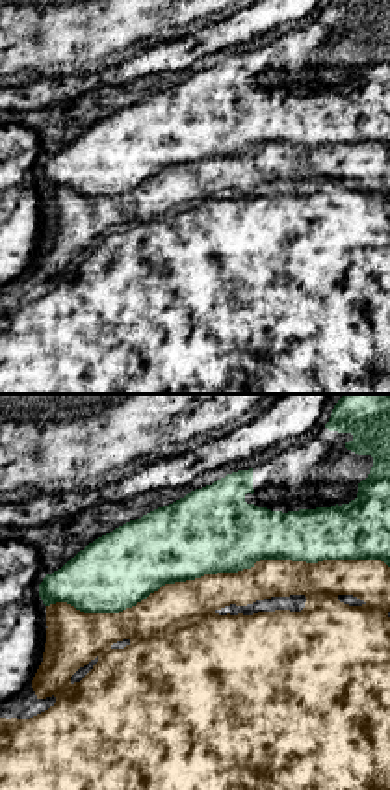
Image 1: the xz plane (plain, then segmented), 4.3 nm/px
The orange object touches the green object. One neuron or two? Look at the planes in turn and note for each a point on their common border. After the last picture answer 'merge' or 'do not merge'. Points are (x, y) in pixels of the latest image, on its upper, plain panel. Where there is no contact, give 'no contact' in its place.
contact (218, 157)

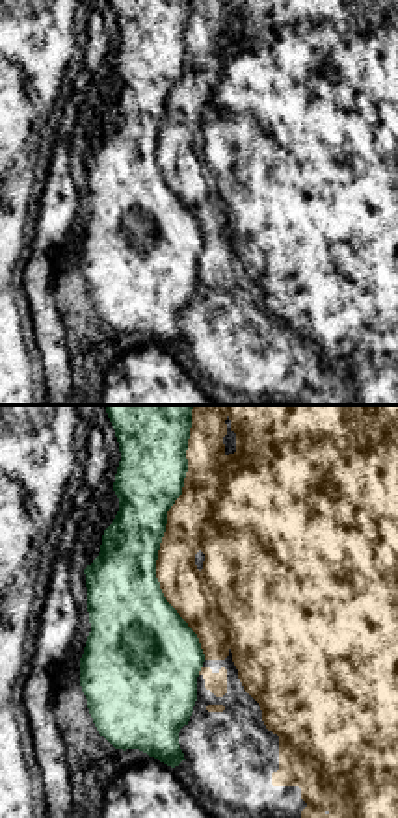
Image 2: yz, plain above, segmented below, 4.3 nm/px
contact (162, 121)

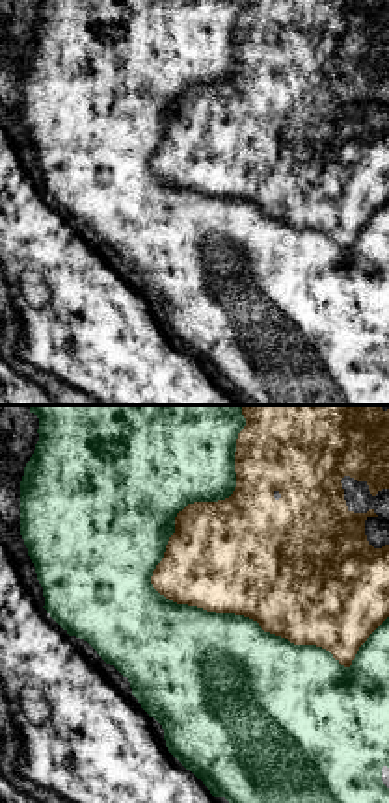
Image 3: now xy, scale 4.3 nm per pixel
contact (151, 166)

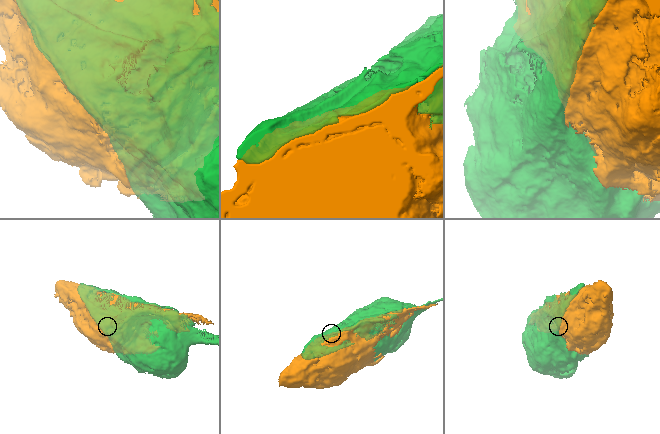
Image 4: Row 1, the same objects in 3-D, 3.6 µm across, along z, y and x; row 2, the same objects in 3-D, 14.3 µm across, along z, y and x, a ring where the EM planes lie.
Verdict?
do not merge

